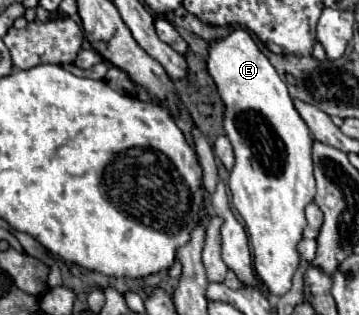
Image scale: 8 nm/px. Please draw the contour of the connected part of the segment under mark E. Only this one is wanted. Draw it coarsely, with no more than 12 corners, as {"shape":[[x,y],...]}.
{"shape":[[245,29],[207,69],[229,189],[269,293],[291,289],[313,135]]}

